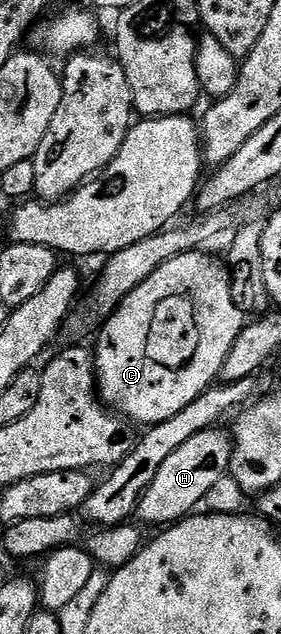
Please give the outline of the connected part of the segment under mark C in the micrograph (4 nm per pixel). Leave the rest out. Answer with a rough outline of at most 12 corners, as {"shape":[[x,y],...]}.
{"shape":[[204,250],[158,266],[94,347],[151,426],[217,383],[245,309]]}

